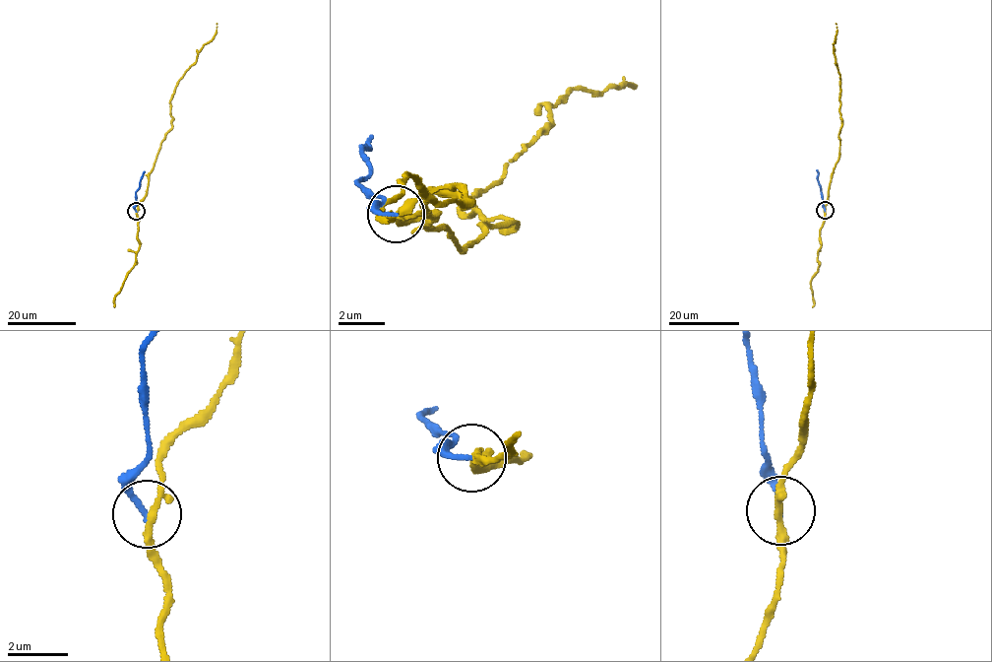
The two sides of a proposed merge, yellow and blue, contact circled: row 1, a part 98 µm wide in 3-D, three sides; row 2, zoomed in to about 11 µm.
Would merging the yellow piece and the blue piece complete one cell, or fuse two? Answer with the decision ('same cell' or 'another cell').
another cell

